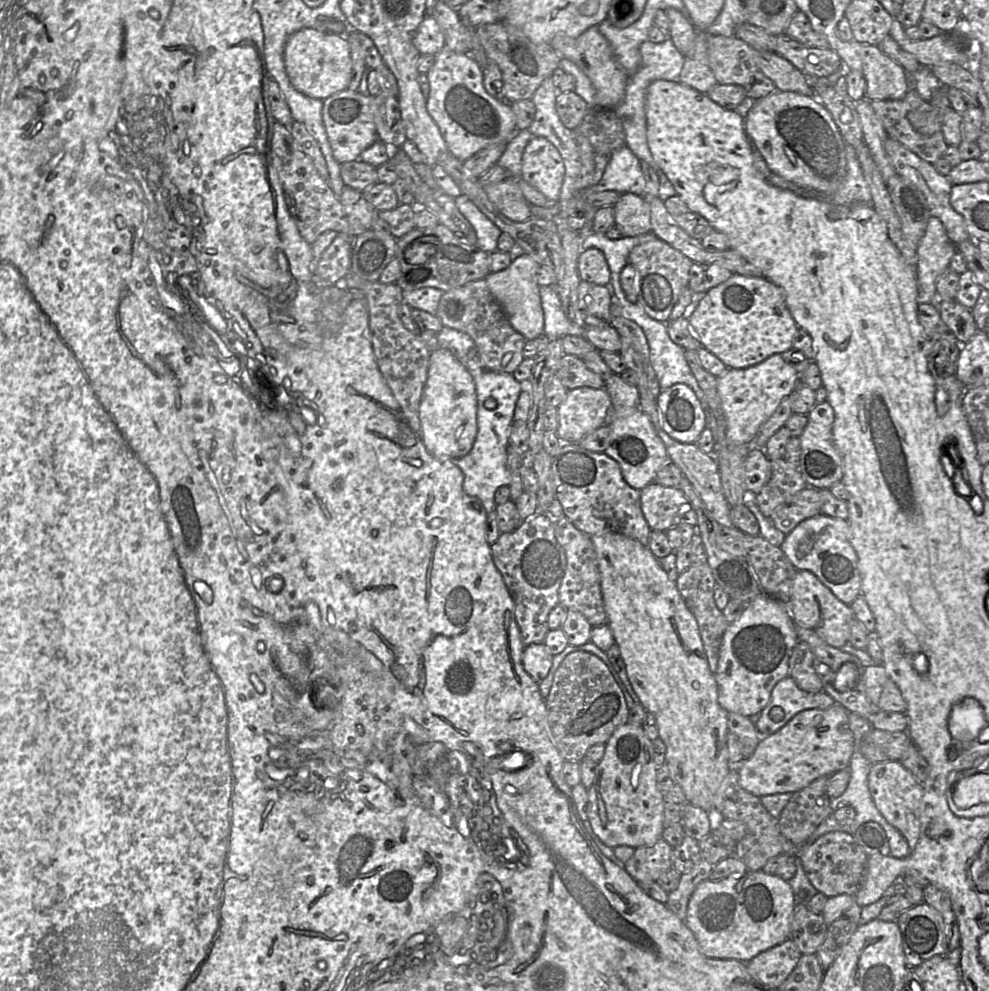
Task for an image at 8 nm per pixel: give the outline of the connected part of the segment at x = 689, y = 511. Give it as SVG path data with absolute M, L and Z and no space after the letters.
M655 482L640 490L643 515L654 531L666 532L681 524L697 526L697 515L684 492Z

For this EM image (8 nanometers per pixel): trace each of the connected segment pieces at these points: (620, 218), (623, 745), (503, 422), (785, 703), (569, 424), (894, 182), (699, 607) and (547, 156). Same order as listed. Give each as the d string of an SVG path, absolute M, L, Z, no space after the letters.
M625 193L613 206L615 224L625 237L634 237L652 232L650 205L644 196Z
M625 723L605 743L594 782L588 788L588 821L597 837L608 847L639 848L654 845L664 829L664 797L657 785L653 744L642 725Z
M443 327L437 334L437 347L449 350L469 371L476 388L477 396L477 435L470 452L453 461L463 473L463 490L478 498L487 513L496 508L494 500L497 489L509 486L512 475L507 463L507 447L514 422L516 402L522 391L521 383L512 374L503 374L484 367L474 340L466 333Z
M791 676L780 680L773 688L769 703L753 719L762 736L769 736L782 728L797 713L808 709L827 709L835 700L825 693L800 689Z
M580 387L568 390L566 398L557 408L559 426L557 435L563 443L578 443L583 437L597 430L611 417L612 402L606 389Z
M898 174L891 177L886 185L900 219L903 235L916 250L931 217L924 196L912 183L903 180Z
M707 562L700 565L692 565L688 570L679 574L675 583L687 607L697 620L709 668L714 674L718 665L722 638L729 623L726 621L722 610L715 604L714 592L717 585L712 571Z
M533 137L522 155L521 178L550 202L560 199L565 165L557 148L544 137Z

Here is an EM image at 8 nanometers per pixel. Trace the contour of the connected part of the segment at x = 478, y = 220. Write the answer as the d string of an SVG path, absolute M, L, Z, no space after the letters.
M461 194L454 200L476 232L477 247L489 254L497 251L498 238L502 231L466 195Z

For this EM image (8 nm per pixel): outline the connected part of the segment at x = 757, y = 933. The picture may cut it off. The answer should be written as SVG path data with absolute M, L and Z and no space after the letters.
M747 870L741 875L700 882L689 900L684 923L696 937L700 951L706 957L739 960L747 964L758 954L789 938L794 909L795 895L788 881L762 870Z

